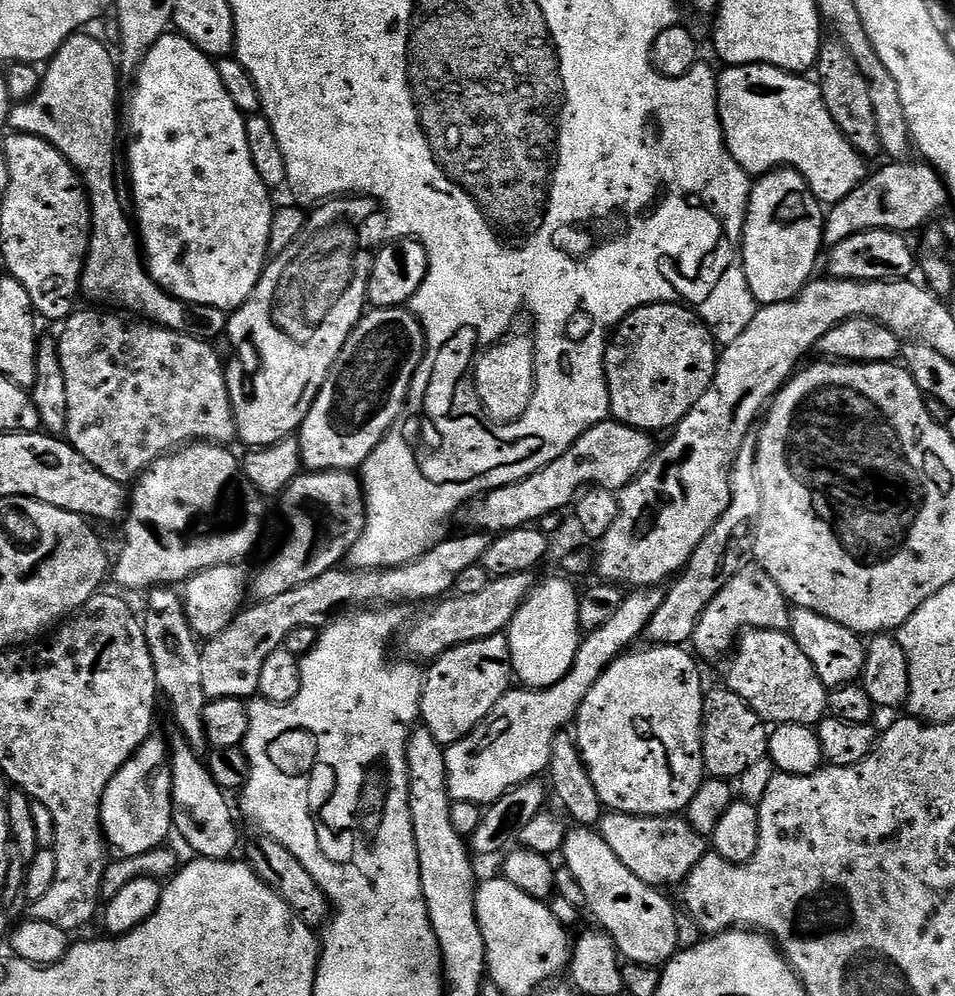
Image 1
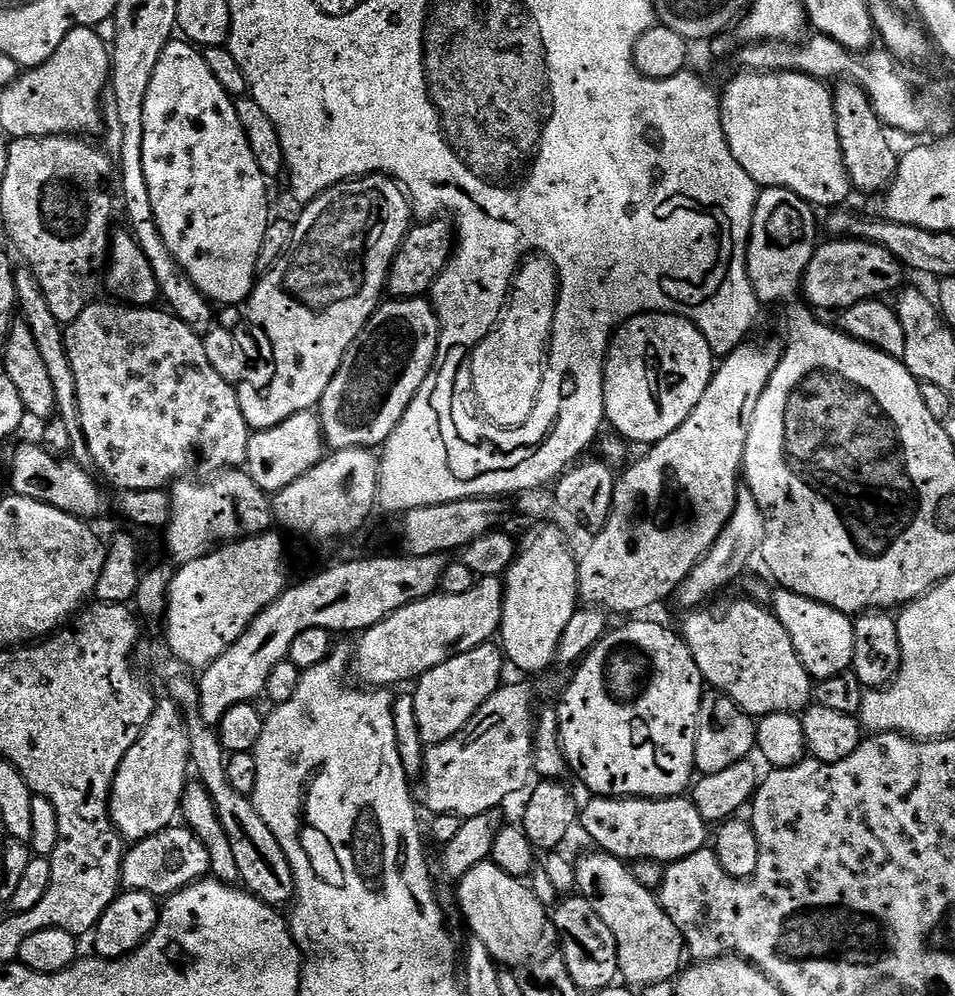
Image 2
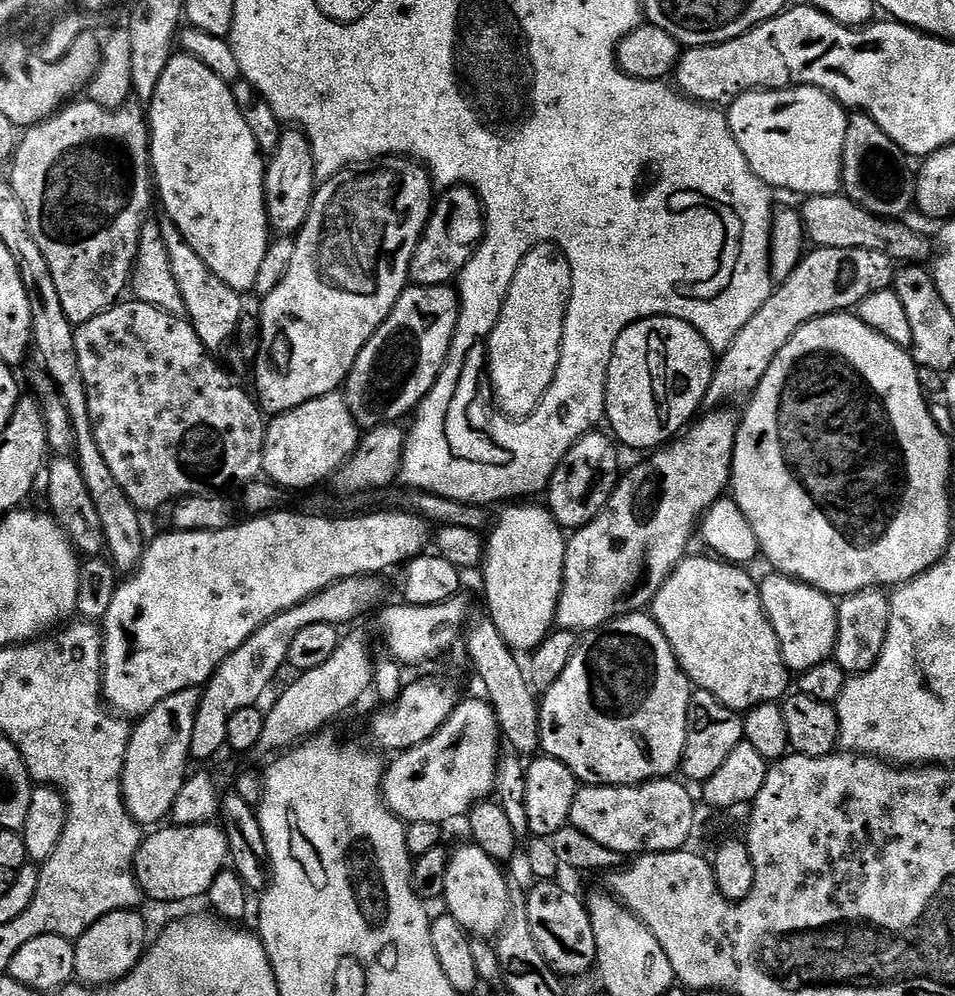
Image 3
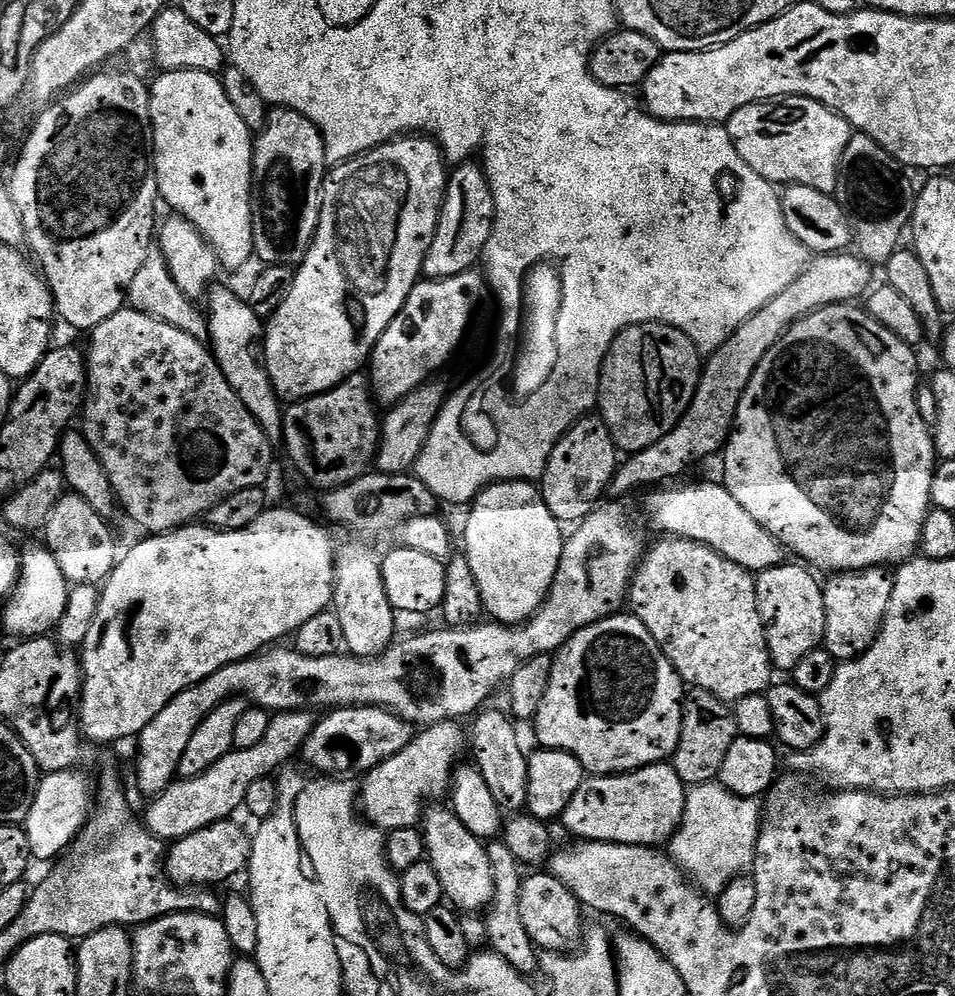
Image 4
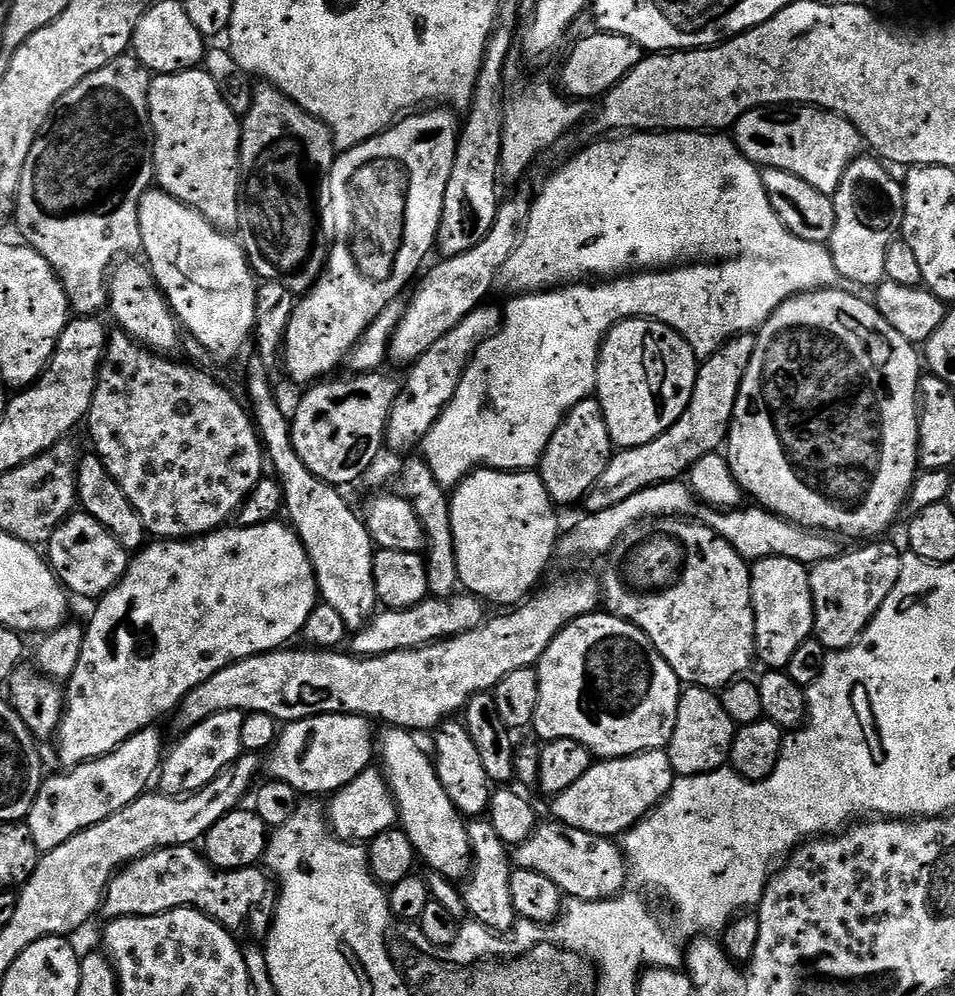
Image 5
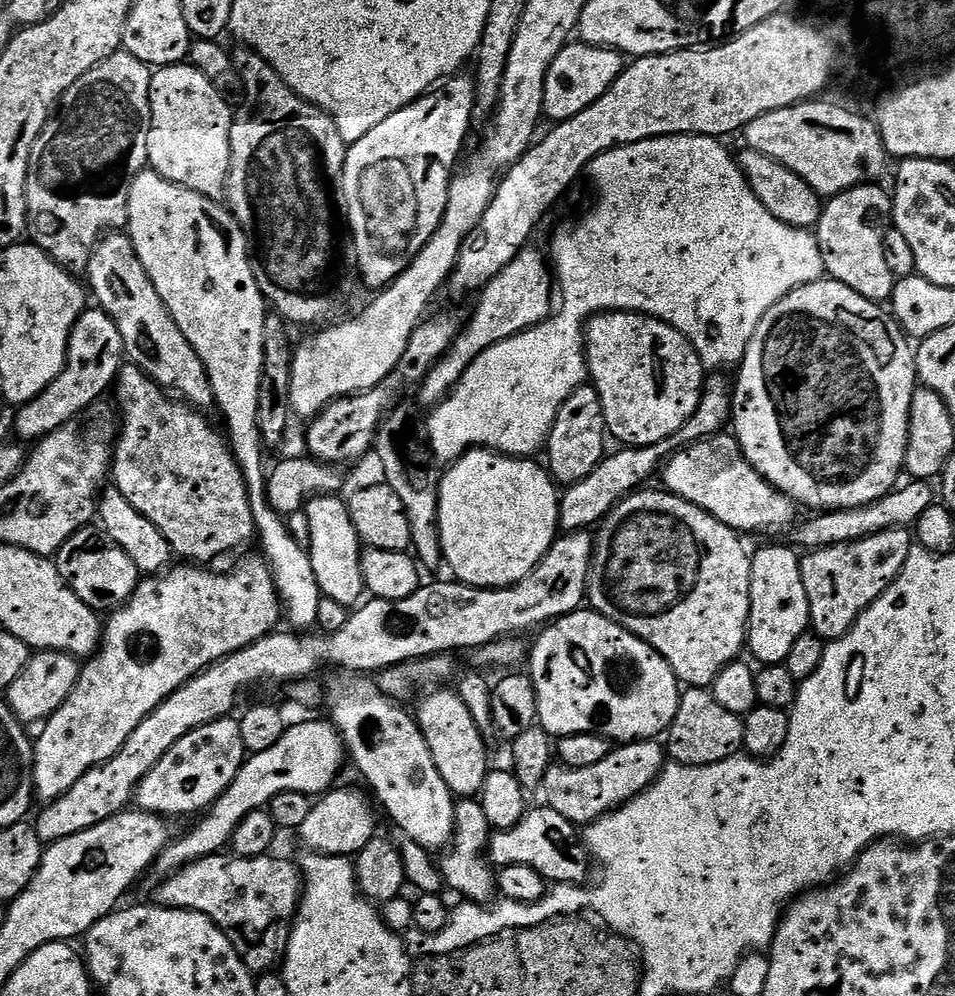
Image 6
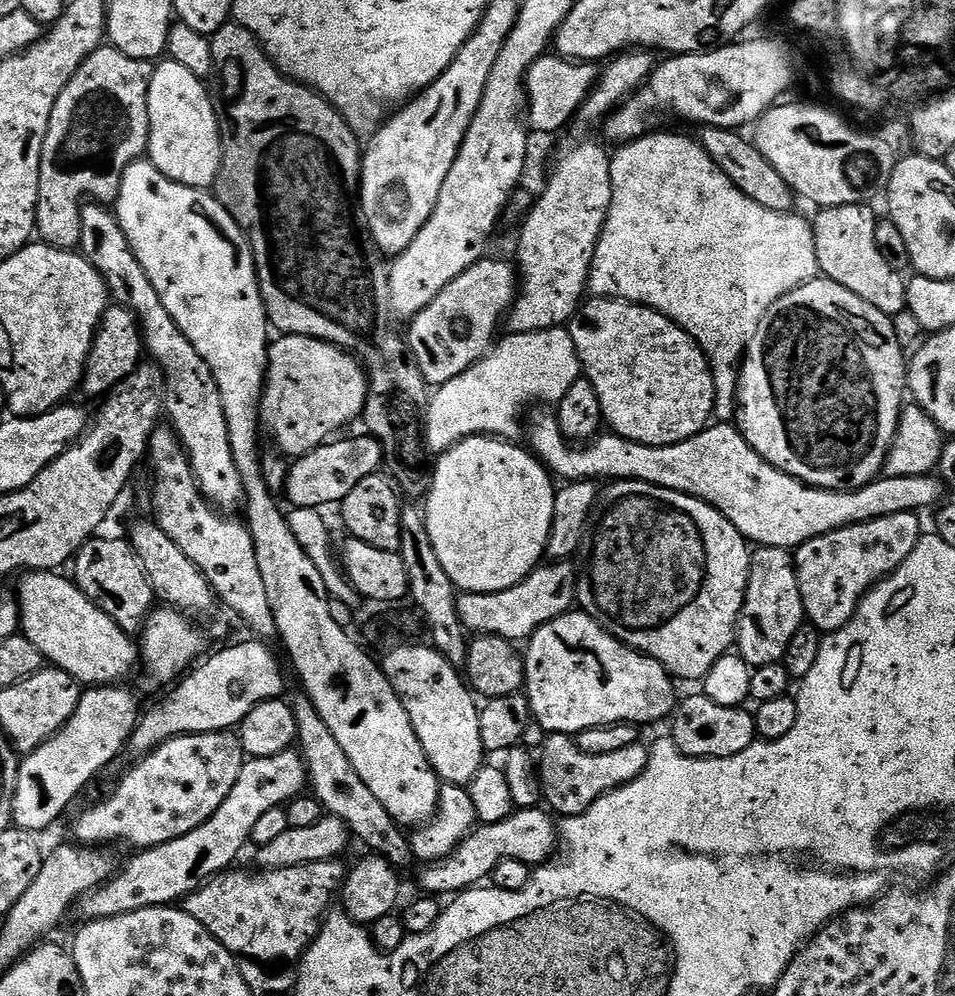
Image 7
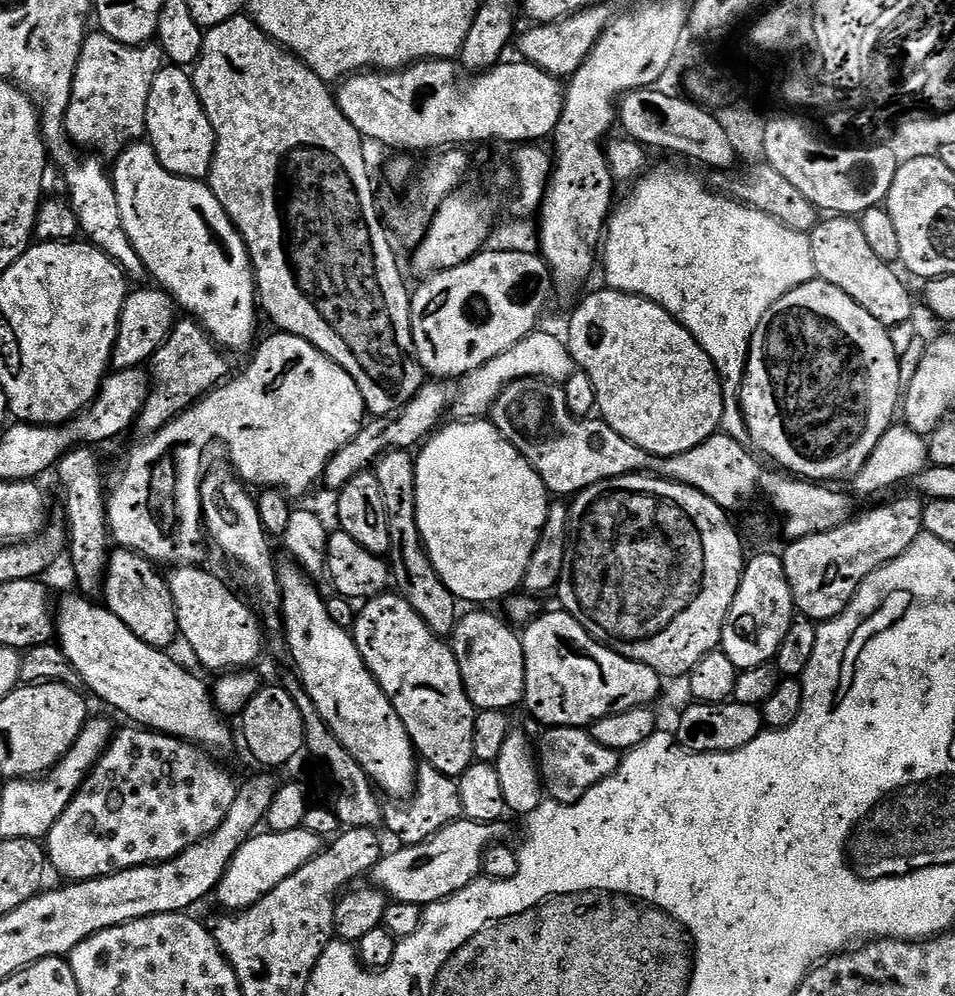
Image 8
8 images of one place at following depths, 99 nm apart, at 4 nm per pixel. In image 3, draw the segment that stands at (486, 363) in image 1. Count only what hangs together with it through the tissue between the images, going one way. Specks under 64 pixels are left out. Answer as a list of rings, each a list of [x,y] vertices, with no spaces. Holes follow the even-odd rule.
[[[545,242],[532,247],[519,263],[499,320],[488,336],[491,344],[487,379],[495,409],[509,419],[524,419],[540,404],[552,384],[561,356],[565,312],[573,290],[573,271],[563,251]]]

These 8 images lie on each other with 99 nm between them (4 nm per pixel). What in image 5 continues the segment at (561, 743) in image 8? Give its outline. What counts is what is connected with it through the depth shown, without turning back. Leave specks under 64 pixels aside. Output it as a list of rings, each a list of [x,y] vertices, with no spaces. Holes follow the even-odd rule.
[[[661,750],[658,752],[643,752],[637,756],[627,756],[621,760],[600,760],[593,763],[590,770],[586,770],[586,774],[582,774],[582,778],[578,778],[578,782],[574,782],[574,786],[570,786],[570,790],[562,790],[562,794],[558,794],[551,801],[551,815],[555,817],[559,823],[566,826],[574,826],[574,830],[586,830],[586,834],[598,834],[599,836],[607,836],[609,838],[619,837],[621,834],[628,832],[640,820],[644,819],[648,813],[653,812],[659,804],[661,804],[668,796],[668,791],[672,789],[672,784],[678,779],[676,771],[670,766],[670,758],[667,751]]]

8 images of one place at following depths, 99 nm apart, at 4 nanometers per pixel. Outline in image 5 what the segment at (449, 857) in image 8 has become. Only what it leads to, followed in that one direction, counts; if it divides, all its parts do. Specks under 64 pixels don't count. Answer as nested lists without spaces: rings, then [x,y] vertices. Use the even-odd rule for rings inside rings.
[[[559,822],[541,823],[524,842],[514,848],[514,864],[516,868],[534,870],[538,874],[546,874],[565,897],[574,900],[611,900],[625,891],[624,879],[630,876],[630,868],[626,863],[623,847],[615,839],[598,834],[586,834],[586,830],[574,830],[574,826],[566,826]]]

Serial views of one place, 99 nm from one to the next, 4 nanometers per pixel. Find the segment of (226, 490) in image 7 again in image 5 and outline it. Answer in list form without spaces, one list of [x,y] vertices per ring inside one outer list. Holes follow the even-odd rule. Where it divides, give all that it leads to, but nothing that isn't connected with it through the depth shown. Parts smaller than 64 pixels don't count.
[[[124,258],[113,267],[108,277],[108,307],[116,319],[115,327],[132,340],[137,340],[143,348],[151,352],[172,354],[180,344],[182,328],[178,323],[172,307],[164,296],[163,290],[156,285],[152,270],[147,263],[136,258]]]

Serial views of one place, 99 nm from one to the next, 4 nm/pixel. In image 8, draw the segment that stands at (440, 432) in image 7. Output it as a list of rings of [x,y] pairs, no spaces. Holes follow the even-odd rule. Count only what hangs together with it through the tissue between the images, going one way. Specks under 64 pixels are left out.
[[[537,330],[518,342],[509,352],[491,360],[486,366],[474,370],[469,376],[459,381],[454,412],[460,418],[480,418],[491,413],[492,404],[500,397],[500,392],[513,380],[523,376],[538,376],[546,380],[565,382],[574,371],[572,355],[568,352],[565,341],[548,332]]]

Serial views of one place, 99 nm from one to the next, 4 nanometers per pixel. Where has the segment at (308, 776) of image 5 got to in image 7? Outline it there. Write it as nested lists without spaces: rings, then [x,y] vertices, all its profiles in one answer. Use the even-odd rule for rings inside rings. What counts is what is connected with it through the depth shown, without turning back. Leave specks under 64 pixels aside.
[[[289,750],[270,758],[249,759],[242,774],[238,774],[238,782],[234,782],[234,790],[226,794],[226,802],[222,802],[222,806],[218,806],[211,818],[198,826],[198,830],[190,830],[190,834],[182,834],[182,838],[174,838],[162,846],[137,851],[136,857],[125,868],[123,865],[112,879],[79,901],[78,912],[84,915],[85,921],[101,920],[183,901],[184,897],[197,892],[221,872],[229,871],[240,851],[249,846],[258,818],[272,808],[295,800],[305,791],[307,784],[308,771],[299,751]]]

